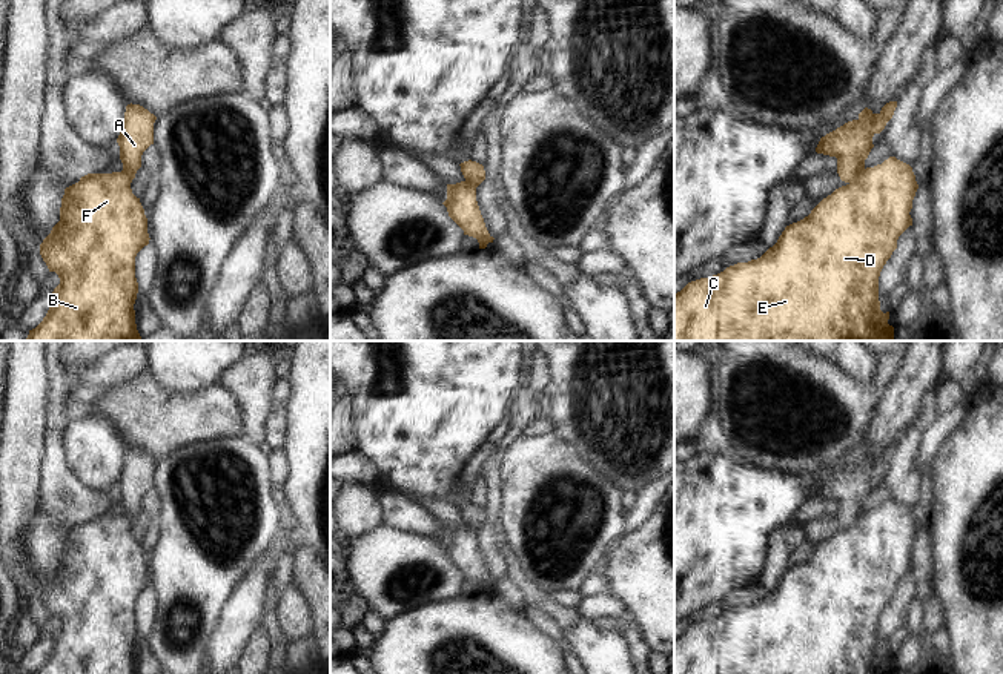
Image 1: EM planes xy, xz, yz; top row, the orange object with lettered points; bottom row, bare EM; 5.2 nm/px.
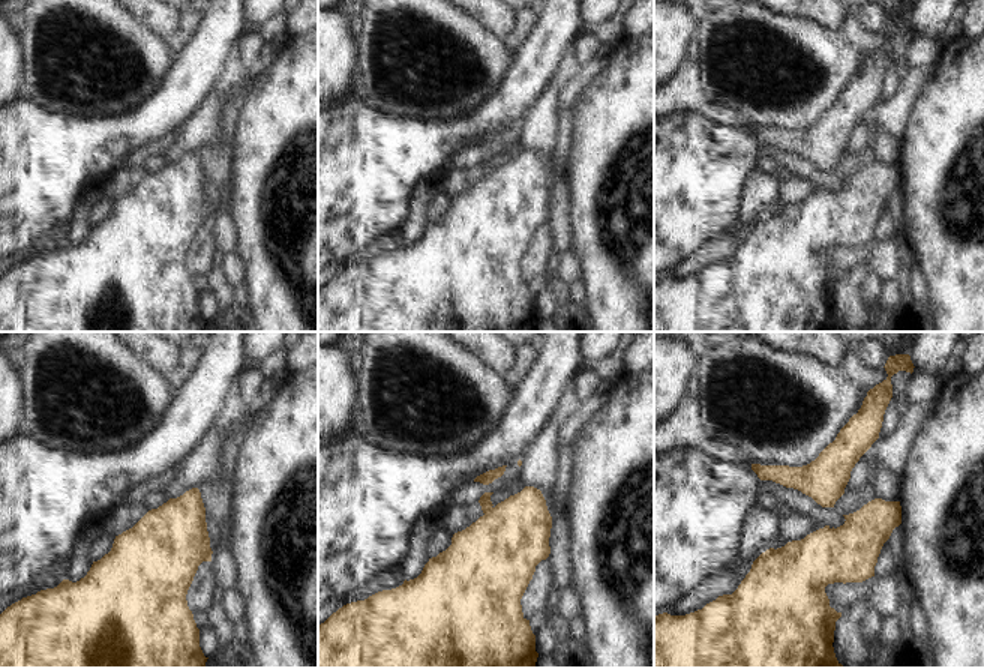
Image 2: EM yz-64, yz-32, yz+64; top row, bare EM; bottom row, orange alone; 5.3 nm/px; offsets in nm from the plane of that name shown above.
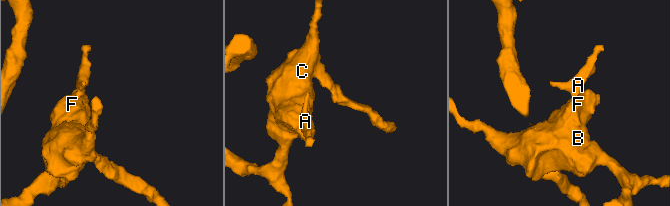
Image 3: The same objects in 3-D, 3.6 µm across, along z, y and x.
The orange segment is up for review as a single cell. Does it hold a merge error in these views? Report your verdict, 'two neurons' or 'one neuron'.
two neurons

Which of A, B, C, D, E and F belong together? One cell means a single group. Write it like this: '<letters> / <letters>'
A / B C D E F

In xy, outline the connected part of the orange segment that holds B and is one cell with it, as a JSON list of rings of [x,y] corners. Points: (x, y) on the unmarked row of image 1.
[[[123,514],[112,517],[88,517],[80,522],[78,527],[65,533],[60,551],[60,565],[52,571],[51,577],[40,588],[40,599],[46,606],[49,616],[55,616],[60,622],[60,628],[51,637],[51,648],[43,665],[32,674],[137,674],[134,648],[138,637],[138,626],[135,622],[135,600],[137,597],[149,588],[147,577],[147,562],[144,553],[132,537],[131,533],[132,522],[129,522]]]

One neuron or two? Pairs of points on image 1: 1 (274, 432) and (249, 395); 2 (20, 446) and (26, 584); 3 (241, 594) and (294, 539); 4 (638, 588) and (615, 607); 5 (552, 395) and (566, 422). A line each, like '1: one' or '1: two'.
1: two
2: one
3: one
4: two
5: one

